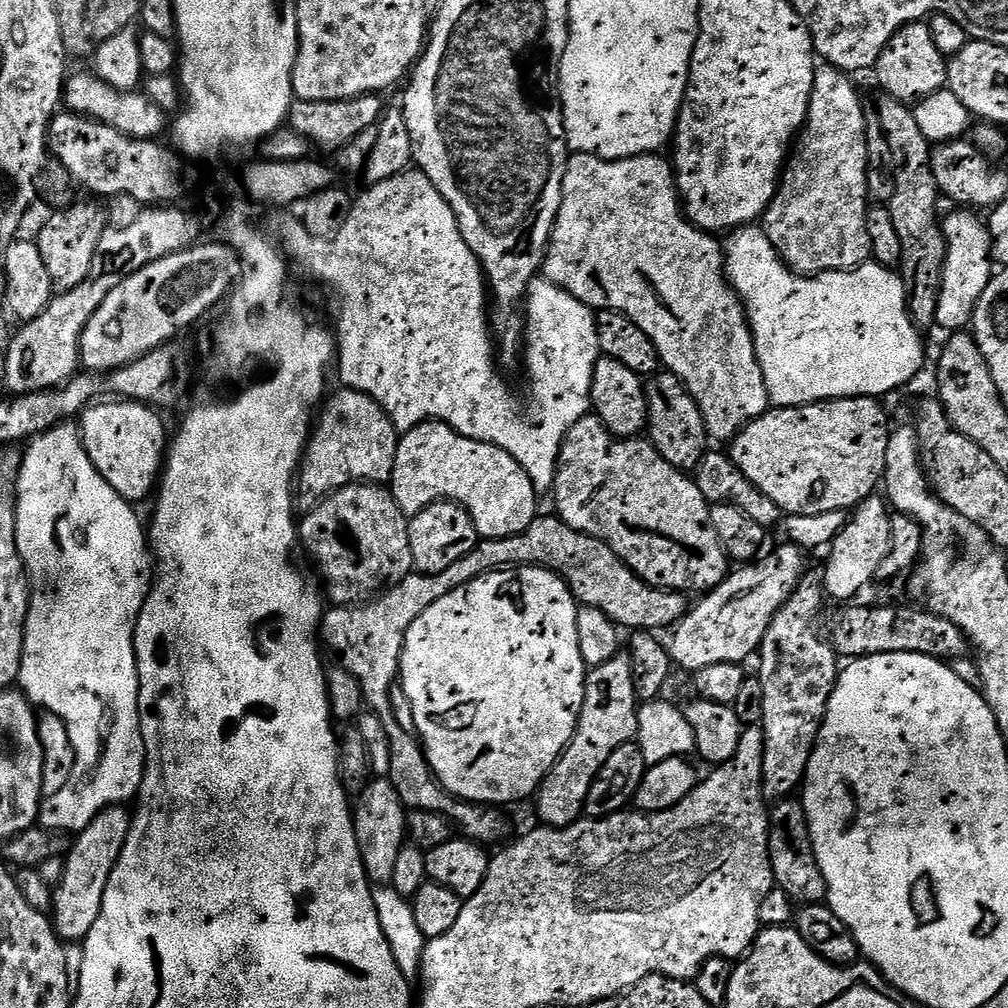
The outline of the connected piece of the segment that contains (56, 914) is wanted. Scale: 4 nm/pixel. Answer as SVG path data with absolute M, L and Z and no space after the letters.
M113 806L102 810L75 837L70 851L64 861L65 872L59 885L54 888L52 898L51 919L57 936L64 942L83 942L94 922L98 922L98 914L102 910L102 898L106 894L106 886L110 882L110 874L122 854L122 846L126 846L126 838L130 834L133 813L127 807Z

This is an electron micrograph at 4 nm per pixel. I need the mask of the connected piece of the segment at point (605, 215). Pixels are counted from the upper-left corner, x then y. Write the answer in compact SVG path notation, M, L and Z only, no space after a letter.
M585 152L569 155L566 174L562 182L562 206L558 210L556 225L548 243L548 253L544 255L542 276L543 279L549 280L550 283L562 290L566 290L593 310L619 312L621 316L629 316L647 334L650 342L654 342L661 365L667 371L675 374L694 398L694 402L704 419L709 437L713 441L724 440L724 442L728 442L731 441L732 437L738 435L751 420L756 420L769 411L766 382L762 378L762 366L758 362L752 328L748 324L748 313L744 311L744 304L732 289L724 271L724 250L721 241L716 241L719 239L715 235L697 228L688 219L676 187L676 174L673 165L669 161L667 164L662 157L663 155L660 154L649 154L626 158L625 160L603 160Z

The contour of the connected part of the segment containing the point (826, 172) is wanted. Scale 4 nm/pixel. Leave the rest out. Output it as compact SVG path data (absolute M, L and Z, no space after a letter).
M831 66L817 67L814 74L814 86L810 94L810 106L808 116L804 120L804 127L800 129L798 139L791 149L790 155L784 165L784 171L780 173L780 182L776 186L776 193L770 202L768 209L764 211L762 217L762 227L770 238L776 253L780 259L792 269L793 272L802 276L819 276L822 272L849 272L851 268L856 268L860 264L869 263L872 254L872 243L870 234L866 230L868 221L868 209L870 201L868 199L868 187L866 178L868 177L868 167L866 166L866 130L868 129L868 116L864 108L860 105L860 96L856 93L856 88L852 85L853 77L847 72L840 71L839 68Z

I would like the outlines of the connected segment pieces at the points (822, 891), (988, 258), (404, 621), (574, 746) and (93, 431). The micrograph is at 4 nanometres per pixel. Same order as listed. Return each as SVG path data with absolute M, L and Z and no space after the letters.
M799 799L781 800L771 809L768 818L768 853L775 887L786 890L792 901L804 904L823 904L827 901L826 878L816 861L812 835L808 829L808 815Z
M956 210L958 212L954 213L952 217L945 219L943 221L942 227L944 229L944 236L948 240L948 257L946 258L946 266L944 267L944 277L942 278L942 294L938 298L938 314L936 315L936 328L942 330L945 328L945 333L951 334L954 332L958 332L964 329L967 329L969 325L972 323L972 316L976 313L976 307L978 306L978 302L982 298L982 294L986 290L986 286L993 278L994 275L994 261L992 258L992 239L990 238L990 234L988 233L988 225L985 223L983 219L979 220L976 216L971 216L973 214L968 210Z
M555 514L537 515L534 522L522 534L497 540L481 539L470 554L462 554L454 566L446 566L438 574L413 574L402 578L383 596L359 606L332 606L324 613L320 622L319 639L324 639L323 647L337 656L339 663L362 686L367 707L384 724L386 738L390 742L390 770L387 779L398 790L398 798L405 809L421 808L436 812L462 831L463 839L474 840L481 846L499 845L508 832L508 820L496 806L473 804L457 799L447 792L436 779L436 773L428 765L427 755L417 737L402 730L394 722L390 710L390 690L397 683L400 674L400 655L406 642L406 630L414 626L414 618L422 614L438 598L454 590L464 588L474 578L487 572L519 570L522 568L545 568L554 572L568 583L568 589L585 608L602 610L624 630L659 633L660 628L671 629L680 623L690 611L689 597L683 592L670 592L666 588L656 588L644 581L638 573L630 570L616 557L614 550L598 538L587 536L585 532L574 530L560 521Z
M627 655L616 656L587 673L582 714L578 718L576 732L556 765L548 771L547 778L541 782L534 797L541 825L565 828L585 815L586 794L590 794L590 786L606 766L606 758L610 758L610 754L614 754L618 746L633 743L636 739L637 711L632 662Z
M118 400L97 402L79 417L78 431L90 462L98 474L106 478L108 485L126 501L137 502L136 500L146 499L148 495L149 499L157 487L166 460L166 436L164 440L164 424L160 421L160 416L161 413L149 405L138 404L134 400Z

